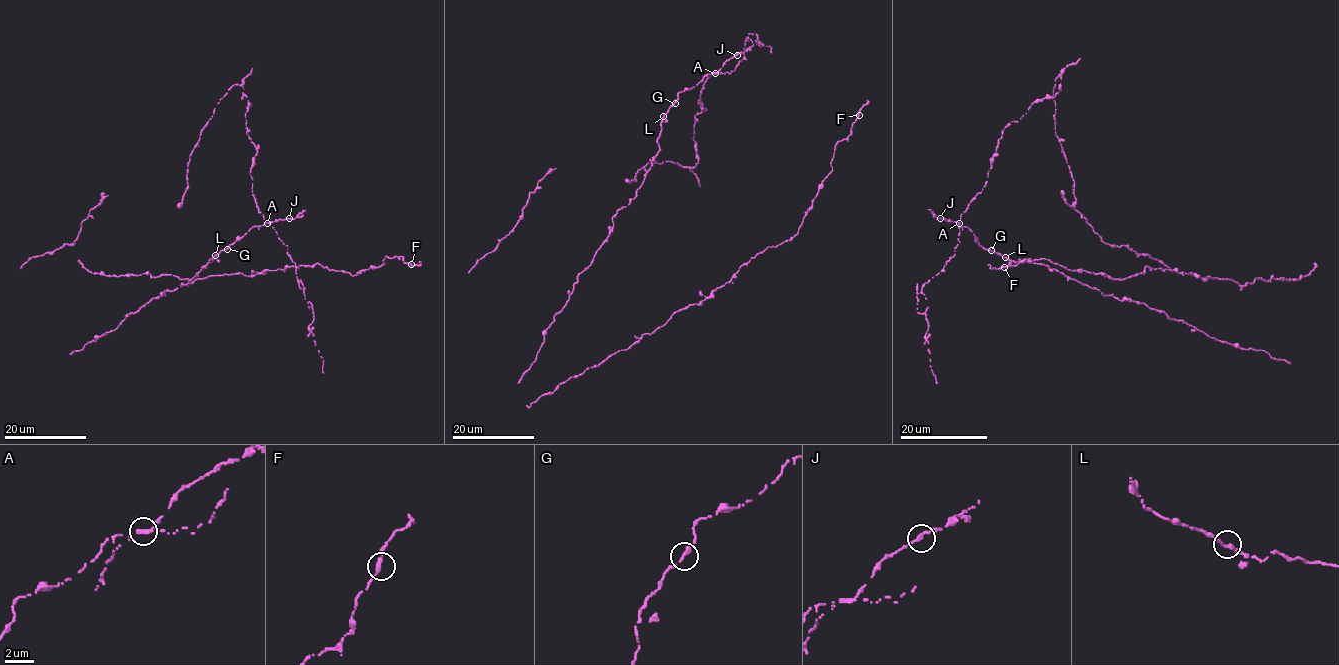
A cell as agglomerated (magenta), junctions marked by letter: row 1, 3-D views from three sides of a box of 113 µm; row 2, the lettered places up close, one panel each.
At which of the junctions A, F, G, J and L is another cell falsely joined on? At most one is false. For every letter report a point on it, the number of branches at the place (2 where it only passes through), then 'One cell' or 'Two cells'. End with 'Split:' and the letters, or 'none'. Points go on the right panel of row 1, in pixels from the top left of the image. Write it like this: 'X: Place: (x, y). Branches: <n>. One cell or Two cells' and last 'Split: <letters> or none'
A: Place: (959, 223). Branches: 2. Two cells
F: Place: (1004, 267). Branches: 2. One cell
G: Place: (991, 250). Branches: 2. One cell
J: Place: (940, 218). Branches: 2. One cell
L: Place: (1005, 257). Branches: 2. One cell
Split: A

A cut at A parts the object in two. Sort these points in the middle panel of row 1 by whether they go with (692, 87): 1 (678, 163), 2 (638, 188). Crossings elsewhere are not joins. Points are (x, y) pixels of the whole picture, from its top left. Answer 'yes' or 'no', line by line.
1: no
2: yes

